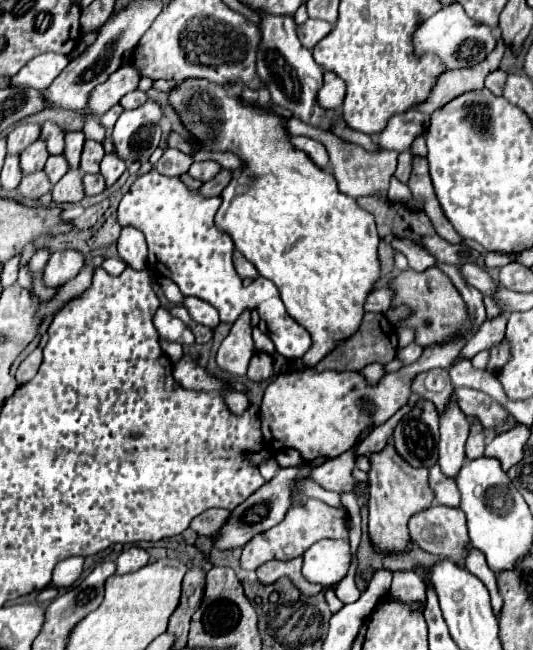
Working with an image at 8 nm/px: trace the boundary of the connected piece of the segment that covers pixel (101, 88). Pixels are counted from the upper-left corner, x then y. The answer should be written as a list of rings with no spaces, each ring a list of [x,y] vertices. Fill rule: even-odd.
[[[131,64],[121,66],[103,84],[95,86],[95,92],[91,92],[91,96],[89,96],[87,108],[93,112],[95,118],[101,118],[111,106],[119,104],[119,100],[125,94],[129,94],[137,88],[139,78],[141,78],[141,74]]]

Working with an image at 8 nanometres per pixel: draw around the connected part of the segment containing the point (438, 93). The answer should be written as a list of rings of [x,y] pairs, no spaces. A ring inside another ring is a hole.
[[[499,36],[495,50],[481,64],[475,64],[471,68],[461,68],[461,70],[445,70],[441,76],[437,76],[427,100],[417,104],[415,110],[423,112],[423,114],[431,114],[433,110],[445,106],[449,100],[457,98],[459,94],[483,88],[485,76],[499,68],[505,48],[507,48],[505,40],[501,40],[501,36]]]

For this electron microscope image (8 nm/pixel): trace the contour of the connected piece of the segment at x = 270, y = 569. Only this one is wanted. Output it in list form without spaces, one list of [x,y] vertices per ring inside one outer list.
[[[297,557],[295,560],[272,560],[266,562],[259,568],[259,580],[263,584],[273,584],[279,578],[289,576],[293,584],[300,589],[303,595],[315,596],[322,591],[323,586],[311,583],[304,578],[301,572],[302,564],[302,557]]]

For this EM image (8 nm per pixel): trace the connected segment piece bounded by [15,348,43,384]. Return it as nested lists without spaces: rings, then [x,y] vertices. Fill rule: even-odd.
[[[37,348],[37,350],[33,350],[33,352],[31,352],[31,354],[29,354],[21,364],[19,364],[17,374],[15,374],[17,382],[19,382],[19,384],[29,382],[29,380],[37,374],[41,362],[43,362],[43,354],[41,354],[41,348]]]

